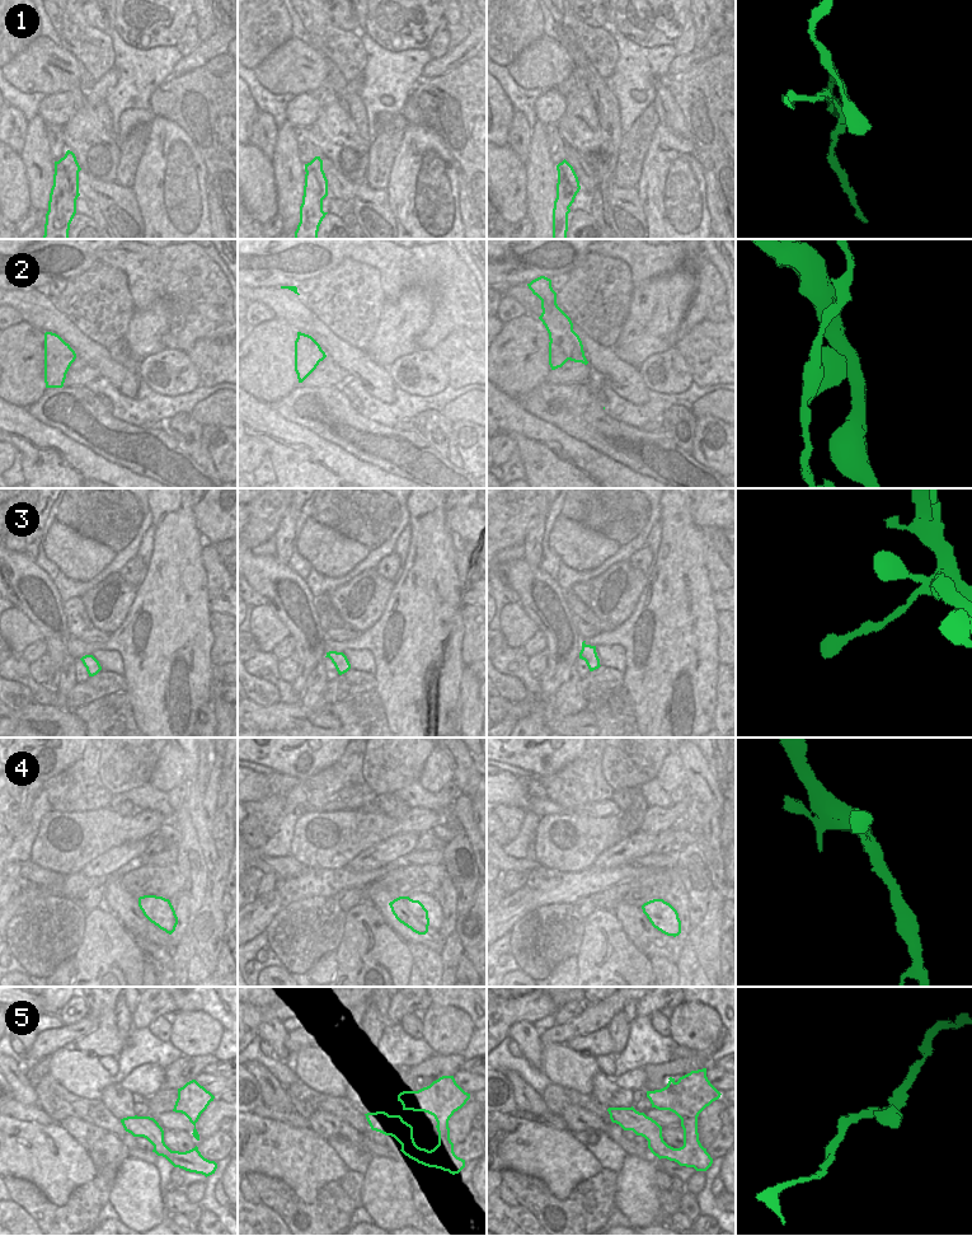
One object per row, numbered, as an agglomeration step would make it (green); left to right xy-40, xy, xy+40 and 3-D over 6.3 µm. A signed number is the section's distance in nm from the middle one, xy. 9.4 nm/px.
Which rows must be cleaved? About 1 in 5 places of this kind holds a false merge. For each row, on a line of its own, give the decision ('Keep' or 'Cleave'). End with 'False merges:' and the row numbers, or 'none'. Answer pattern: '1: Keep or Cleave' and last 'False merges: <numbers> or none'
1: Cleave
2: Cleave
3: Keep
4: Keep
5: Keep
False merges: 1, 2.

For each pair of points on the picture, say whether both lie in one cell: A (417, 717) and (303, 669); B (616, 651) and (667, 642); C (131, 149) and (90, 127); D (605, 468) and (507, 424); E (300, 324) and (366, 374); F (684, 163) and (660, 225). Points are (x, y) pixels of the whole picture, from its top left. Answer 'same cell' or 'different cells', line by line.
A: different cells
B: different cells
C: different cells
D: same cell
E: same cell
F: same cell

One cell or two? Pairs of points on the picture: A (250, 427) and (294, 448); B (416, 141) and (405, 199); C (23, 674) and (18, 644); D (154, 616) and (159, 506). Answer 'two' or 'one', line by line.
A: one
B: one
C: two
D: one

